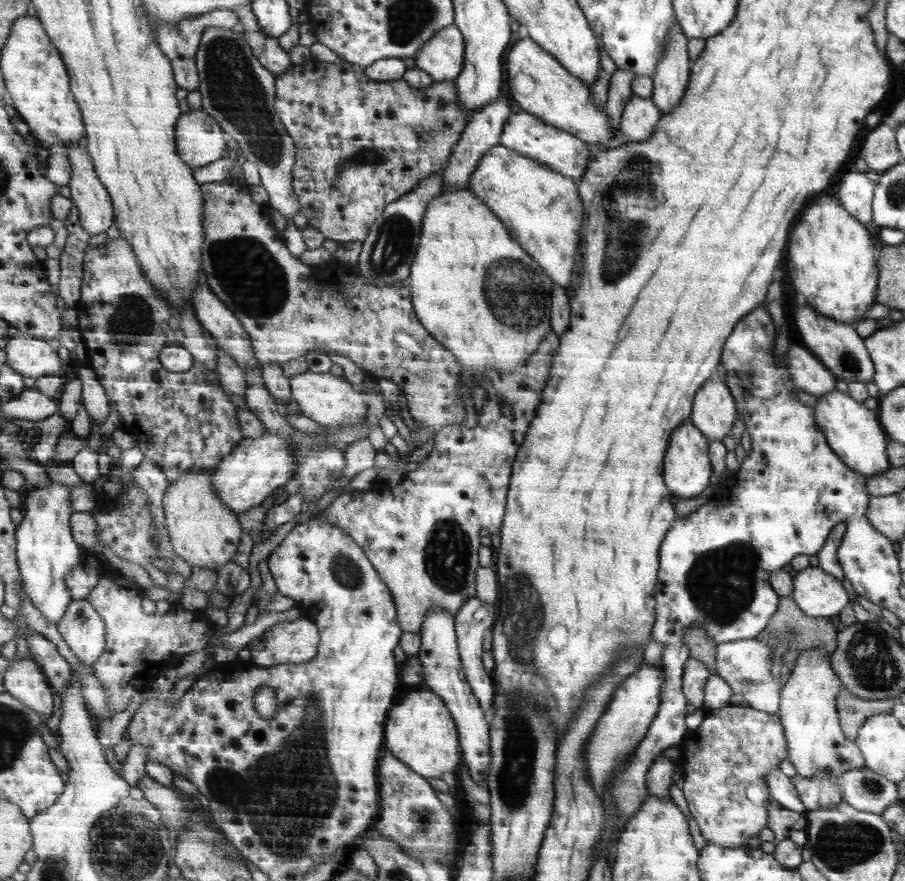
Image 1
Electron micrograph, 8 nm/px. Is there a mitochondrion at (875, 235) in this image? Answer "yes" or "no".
no

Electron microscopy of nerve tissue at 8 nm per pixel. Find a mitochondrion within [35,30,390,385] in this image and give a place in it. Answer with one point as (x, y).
(234, 88)

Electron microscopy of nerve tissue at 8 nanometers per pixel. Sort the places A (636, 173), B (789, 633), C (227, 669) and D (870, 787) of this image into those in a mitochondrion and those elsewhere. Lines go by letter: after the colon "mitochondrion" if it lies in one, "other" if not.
A: mitochondrion
B: mitochondrion
C: other
D: mitochondrion

